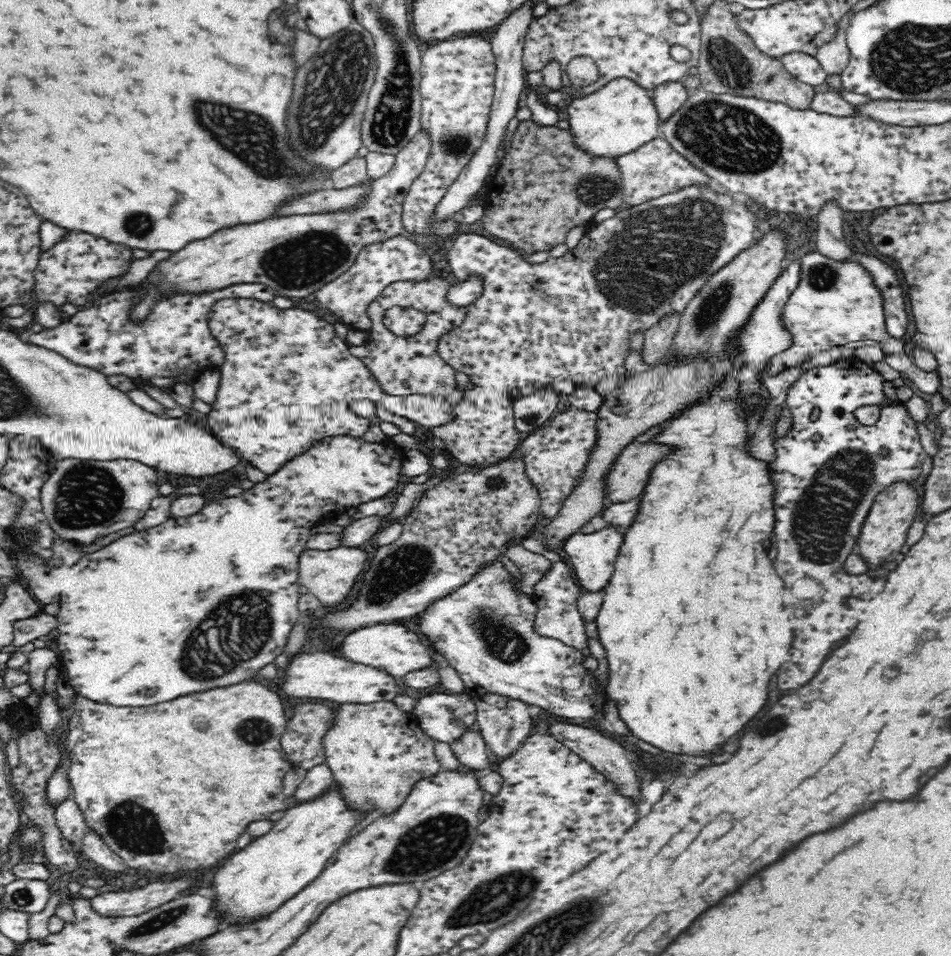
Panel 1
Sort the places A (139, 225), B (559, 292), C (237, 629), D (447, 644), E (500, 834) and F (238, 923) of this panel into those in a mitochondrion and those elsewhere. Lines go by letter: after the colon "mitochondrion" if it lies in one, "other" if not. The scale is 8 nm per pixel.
A: mitochondrion
B: other
C: mitochondrion
D: other
E: other
F: other

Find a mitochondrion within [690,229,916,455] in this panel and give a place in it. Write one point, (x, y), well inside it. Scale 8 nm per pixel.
(821, 277)

